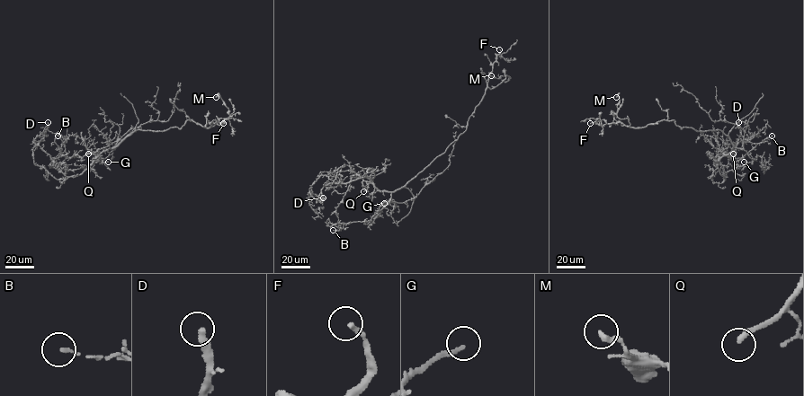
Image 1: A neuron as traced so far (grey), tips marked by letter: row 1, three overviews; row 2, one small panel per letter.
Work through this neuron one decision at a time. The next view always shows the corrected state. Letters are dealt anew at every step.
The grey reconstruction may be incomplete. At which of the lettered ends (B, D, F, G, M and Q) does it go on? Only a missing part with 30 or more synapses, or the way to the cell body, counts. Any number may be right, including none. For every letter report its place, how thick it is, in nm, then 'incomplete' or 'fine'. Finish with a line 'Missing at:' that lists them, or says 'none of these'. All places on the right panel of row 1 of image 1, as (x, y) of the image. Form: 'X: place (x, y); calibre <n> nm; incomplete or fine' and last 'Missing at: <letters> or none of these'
B: place (772, 136); calibre 120 nm; fine
D: place (738, 122); calibre 320 nm; incomplete
F: place (590, 123); calibre 240 nm; incomplete
G: place (744, 162); calibre 190 nm; fine
M: place (616, 97); calibre 280 nm; fine
Q: place (733, 154); calibre 240 nm; incomplete
Missing at: D, F, Q

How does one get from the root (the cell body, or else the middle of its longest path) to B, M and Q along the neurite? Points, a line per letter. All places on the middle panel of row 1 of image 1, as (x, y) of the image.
B: (411, 180), (393, 191), (379, 190), (370, 180), (373, 171), (362, 170), (336, 207), (341, 229), (333, 230)
M: (411, 180), (465, 130), (468, 118), (485, 90), (497, 86), (505, 77), (496, 78), (491, 75)
Q: (411, 180), (393, 191), (379, 190), (370, 182), (363, 191)

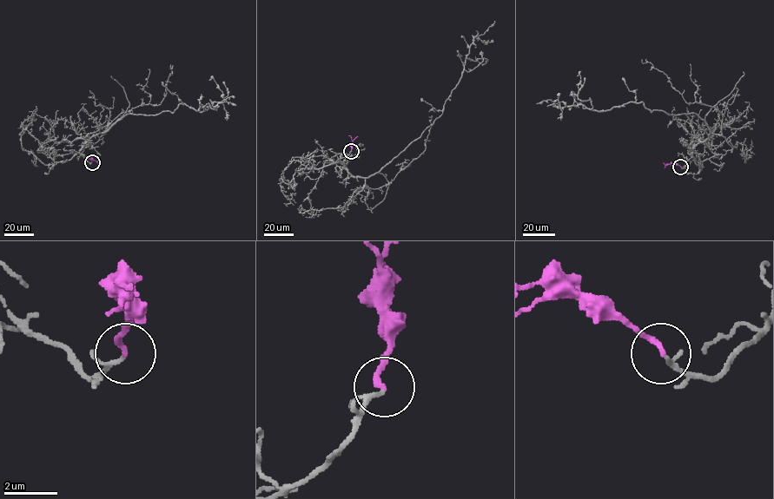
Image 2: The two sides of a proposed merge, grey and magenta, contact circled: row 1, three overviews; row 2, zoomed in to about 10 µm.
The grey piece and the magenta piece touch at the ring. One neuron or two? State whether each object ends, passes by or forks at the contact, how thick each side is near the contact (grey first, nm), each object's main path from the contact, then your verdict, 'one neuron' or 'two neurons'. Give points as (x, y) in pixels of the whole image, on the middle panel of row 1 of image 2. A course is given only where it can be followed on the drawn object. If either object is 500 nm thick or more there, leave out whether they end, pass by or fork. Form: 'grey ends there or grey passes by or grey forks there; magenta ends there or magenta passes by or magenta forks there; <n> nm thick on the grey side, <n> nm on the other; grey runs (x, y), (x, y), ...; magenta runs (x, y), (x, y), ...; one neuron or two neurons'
grey passes by; magenta ends there; 120 nm thick on the grey side, 200 nm on the other; grey runs (351, 151), (339, 161), (354, 176), (369, 177), (387, 165), (441, 114), (472, 39), (484, 40); magenta runs (351, 151), (353, 141), (348, 135); one neuron

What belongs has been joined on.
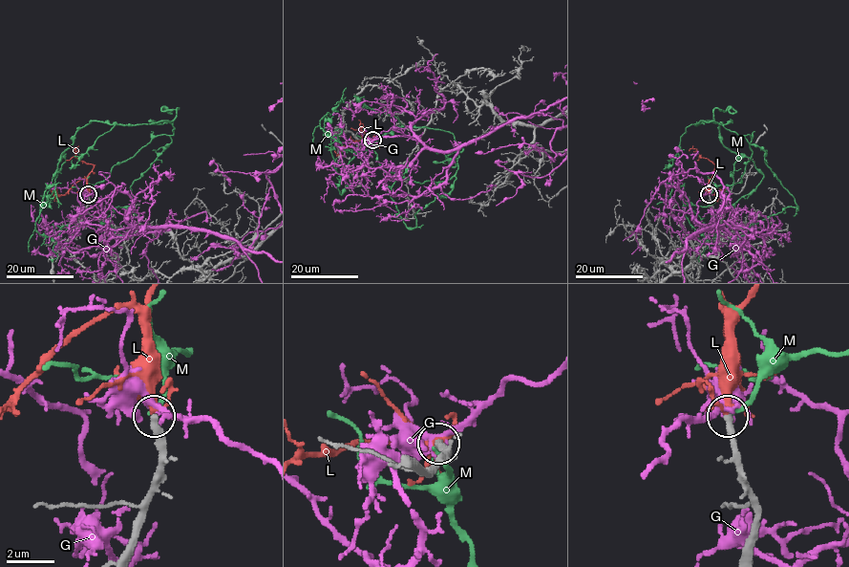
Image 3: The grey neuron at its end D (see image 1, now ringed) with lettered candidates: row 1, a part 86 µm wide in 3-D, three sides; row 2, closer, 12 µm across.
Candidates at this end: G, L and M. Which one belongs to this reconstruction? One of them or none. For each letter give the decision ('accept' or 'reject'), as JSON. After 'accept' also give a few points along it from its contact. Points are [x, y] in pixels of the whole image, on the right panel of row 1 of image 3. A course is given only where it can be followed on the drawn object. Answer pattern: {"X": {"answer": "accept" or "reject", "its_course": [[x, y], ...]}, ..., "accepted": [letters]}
{"G": {"answer": "reject"}, "L": {"answer": "accept", "its_course": [[709, 194], [714, 164], [696, 149], [689, 150]]}, "M": {"answer": "reject"}, "accepted": ["L"]}

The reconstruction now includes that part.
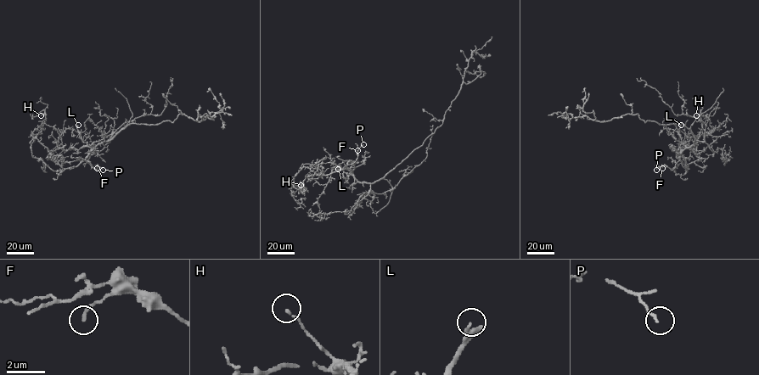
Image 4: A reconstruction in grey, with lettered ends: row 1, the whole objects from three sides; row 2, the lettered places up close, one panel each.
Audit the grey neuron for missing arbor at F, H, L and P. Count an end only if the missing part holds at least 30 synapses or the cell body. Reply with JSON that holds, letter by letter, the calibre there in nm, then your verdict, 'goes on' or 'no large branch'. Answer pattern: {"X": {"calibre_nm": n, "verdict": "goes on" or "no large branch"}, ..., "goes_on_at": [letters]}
{"F": {"calibre_nm": 170, "verdict": "no large branch"}, "H": {"calibre_nm": 130, "verdict": "no large branch"}, "L": {"calibre_nm": 200, "verdict": "goes on"}, "P": {"calibre_nm": 130, "verdict": "no large branch"}, "goes_on_at": ["L"]}

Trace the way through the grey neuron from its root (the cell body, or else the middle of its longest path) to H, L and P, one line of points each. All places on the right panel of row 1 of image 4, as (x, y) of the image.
H: (690, 131), (694, 142), (680, 156), (686, 170), (700, 158), (695, 152), (702, 121), (699, 114), (696, 115)
L: (690, 131), (694, 141), (687, 147), (679, 133), (681, 125)
P: (690, 131), (694, 142), (681, 153), (675, 167), (671, 170), (664, 165), (656, 170)

